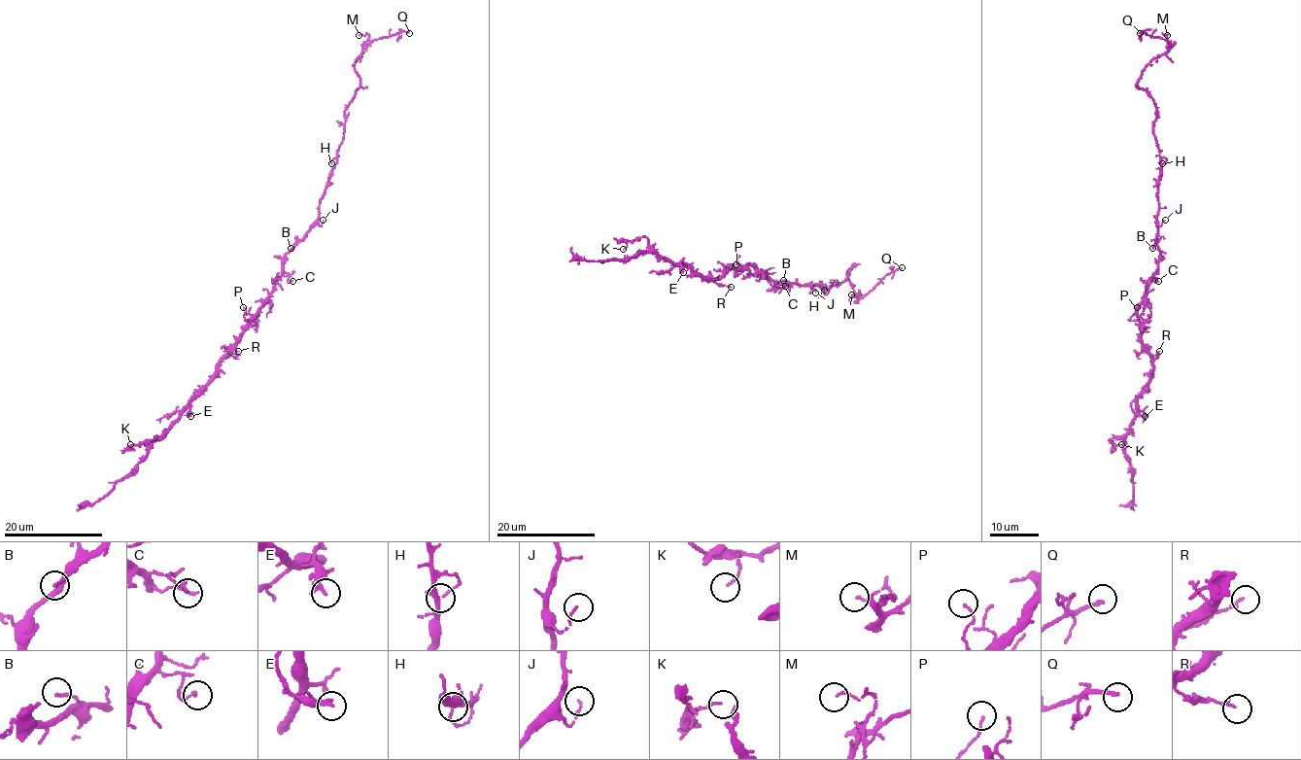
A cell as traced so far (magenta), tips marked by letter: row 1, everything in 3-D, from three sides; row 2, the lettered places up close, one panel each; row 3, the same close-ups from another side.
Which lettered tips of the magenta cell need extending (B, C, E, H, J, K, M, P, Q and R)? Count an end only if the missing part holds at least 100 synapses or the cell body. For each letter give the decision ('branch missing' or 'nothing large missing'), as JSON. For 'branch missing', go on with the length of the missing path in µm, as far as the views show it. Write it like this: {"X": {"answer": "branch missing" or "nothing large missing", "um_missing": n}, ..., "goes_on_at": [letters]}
{"B": {"answer": "nothing large missing"}, "C": {"answer": "nothing large missing"}, "E": {"answer": "nothing large missing"}, "H": {"answer": "nothing large missing"}, "J": {"answer": "nothing large missing"}, "K": {"answer": "nothing large missing"}, "M": {"answer": "nothing large missing"}, "P": {"answer": "nothing large missing"}, "Q": {"answer": "branch missing", "um_missing": 20}, "R": {"answer": "nothing large missing"}, "goes_on_at": ["Q"]}

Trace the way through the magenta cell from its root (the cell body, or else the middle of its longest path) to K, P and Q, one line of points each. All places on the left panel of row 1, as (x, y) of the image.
K: (283, 274), (269, 299), (248, 323), (241, 340), (220, 363), (217, 376), (181, 417), (160, 437), (130, 444)
P: (283, 274), (269, 298), (246, 321), (243, 307)
Q: (283, 274), (286, 255), (318, 219), (344, 135), (345, 107), (360, 82), (354, 63), (374, 40), (409, 33)

